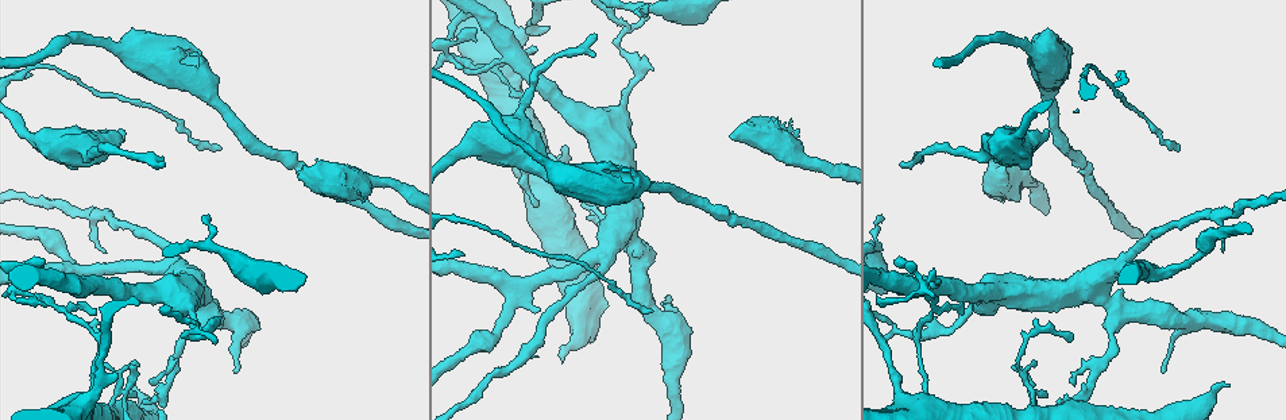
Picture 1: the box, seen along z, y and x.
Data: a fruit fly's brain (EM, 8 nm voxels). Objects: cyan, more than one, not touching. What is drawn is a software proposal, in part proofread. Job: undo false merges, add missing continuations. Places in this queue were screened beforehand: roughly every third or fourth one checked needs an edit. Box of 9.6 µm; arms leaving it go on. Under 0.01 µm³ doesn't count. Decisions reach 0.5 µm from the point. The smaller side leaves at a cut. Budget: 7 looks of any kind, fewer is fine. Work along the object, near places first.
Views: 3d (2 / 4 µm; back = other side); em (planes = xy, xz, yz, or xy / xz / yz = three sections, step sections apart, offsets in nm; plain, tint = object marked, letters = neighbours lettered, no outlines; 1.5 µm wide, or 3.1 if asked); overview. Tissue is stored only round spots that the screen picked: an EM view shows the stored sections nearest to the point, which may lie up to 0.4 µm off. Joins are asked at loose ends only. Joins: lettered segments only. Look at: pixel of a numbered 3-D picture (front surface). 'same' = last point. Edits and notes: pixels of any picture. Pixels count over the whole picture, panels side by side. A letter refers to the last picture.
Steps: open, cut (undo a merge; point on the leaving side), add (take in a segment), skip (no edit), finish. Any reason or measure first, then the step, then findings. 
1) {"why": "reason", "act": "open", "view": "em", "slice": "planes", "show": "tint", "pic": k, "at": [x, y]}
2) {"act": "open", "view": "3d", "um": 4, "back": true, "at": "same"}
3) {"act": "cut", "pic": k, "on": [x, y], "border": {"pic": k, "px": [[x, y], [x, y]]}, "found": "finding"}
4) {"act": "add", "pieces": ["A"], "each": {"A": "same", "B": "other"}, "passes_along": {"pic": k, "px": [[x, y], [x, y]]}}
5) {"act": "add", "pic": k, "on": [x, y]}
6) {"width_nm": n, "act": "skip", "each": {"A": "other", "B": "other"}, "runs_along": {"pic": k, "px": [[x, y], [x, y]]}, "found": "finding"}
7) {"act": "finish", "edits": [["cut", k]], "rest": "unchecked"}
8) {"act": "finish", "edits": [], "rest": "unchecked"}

{"why": "long arm stops here", "act": "open", "view": "em", "slice": "planes", "show": "letters", "pic": 1, "at": [1228, 386]}

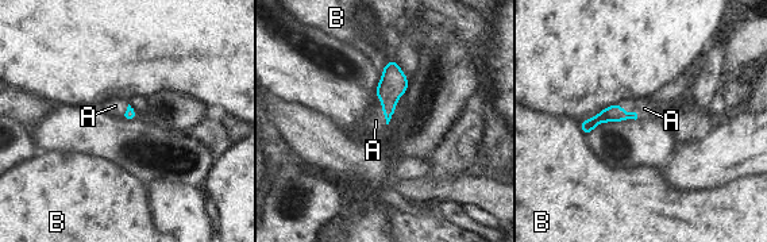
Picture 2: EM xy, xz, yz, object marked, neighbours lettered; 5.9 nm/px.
{"act": "add", "pieces": ["A"], "each": {"A": "same", "B": "other"}, "passes_along": {"pic": 2, "px": [[393, 84], [382, 110], [376, 120]]}, "found": "it goes on there"}

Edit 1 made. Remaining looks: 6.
{"act": "open", "view": "overview"}

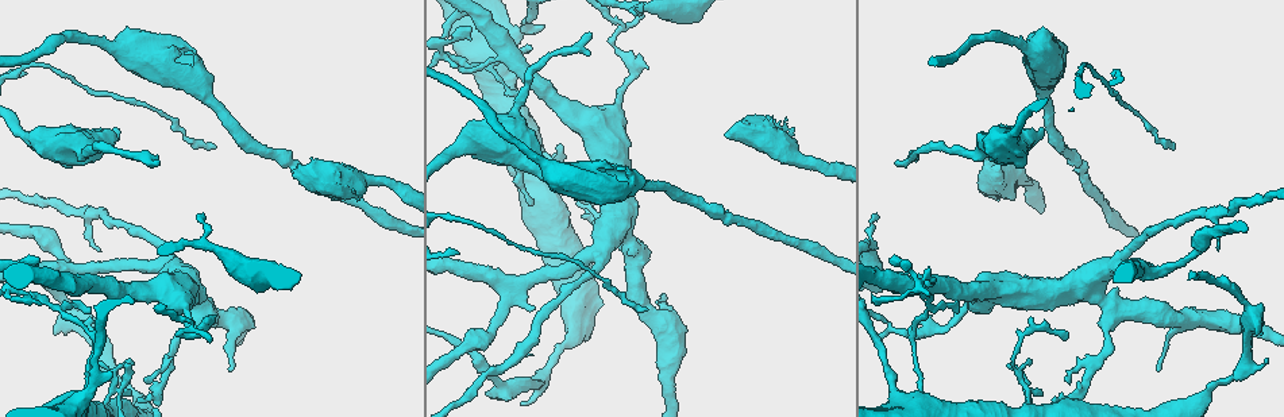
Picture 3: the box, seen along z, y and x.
{"why": "branch stops here", "act": "open", "view": "em", "slice": "yz", "step": 4, "show": "tint", "pic": 3, "at": [158, 162]}

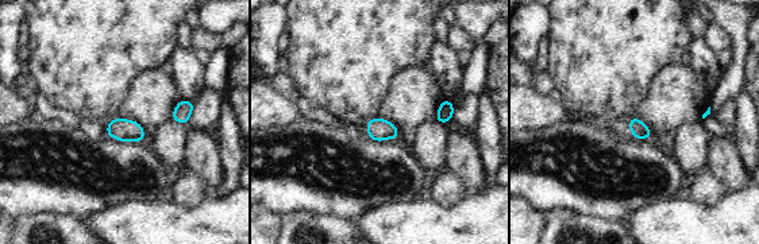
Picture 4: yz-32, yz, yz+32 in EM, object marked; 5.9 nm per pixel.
{"why": "another direction", "act": "open", "view": "em", "slice": "planes", "show": "letters", "at": "same"}

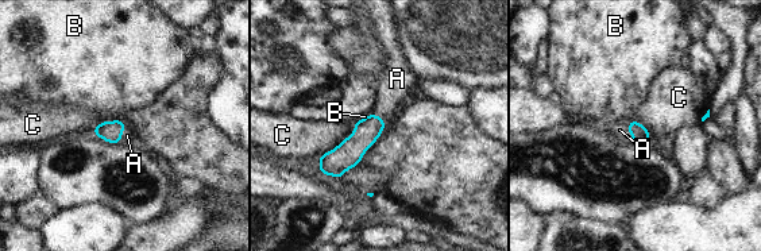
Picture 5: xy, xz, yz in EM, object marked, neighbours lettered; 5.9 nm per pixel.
{"act": "add", "pieces": ["A"], "each": {"A": "same", "B": "other", "C": "other"}, "passes_along": {"pic": 5, "px": [[366, 131], [381, 118], [396, 81]]}, "found": "it goes on there"}

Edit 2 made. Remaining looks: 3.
{"act": "finish", "edits": [["add", 2], ["add", 5]], "rest": "unchecked"}

